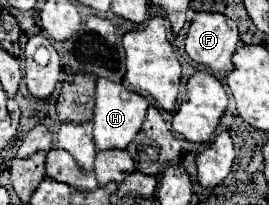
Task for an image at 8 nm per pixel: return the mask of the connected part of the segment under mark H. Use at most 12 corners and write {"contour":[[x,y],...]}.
{"contour":[[99,78],[97,152],[123,150],[141,130],[147,98]]}

